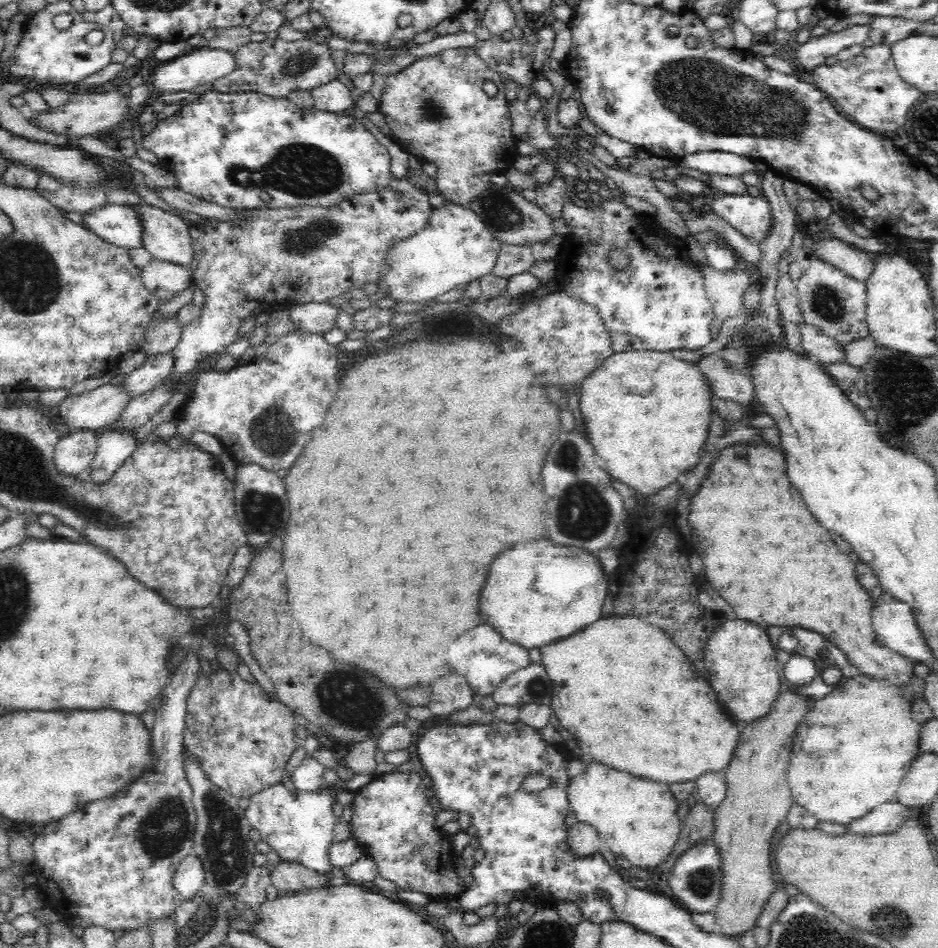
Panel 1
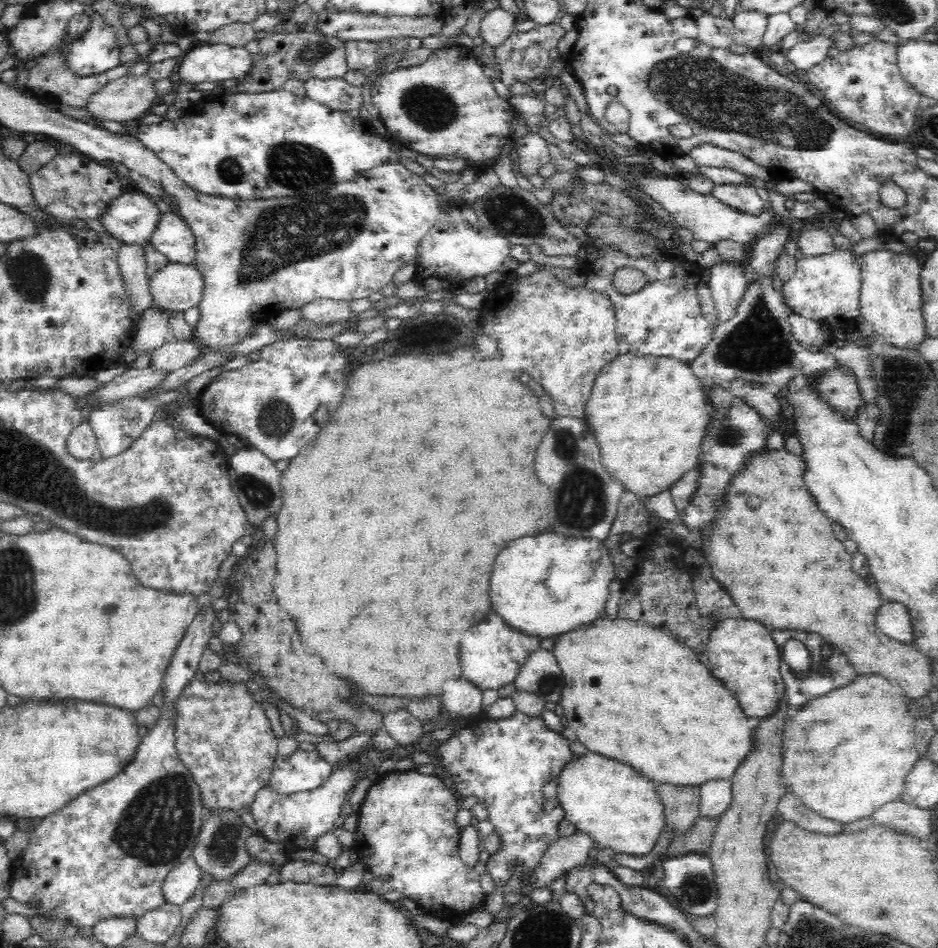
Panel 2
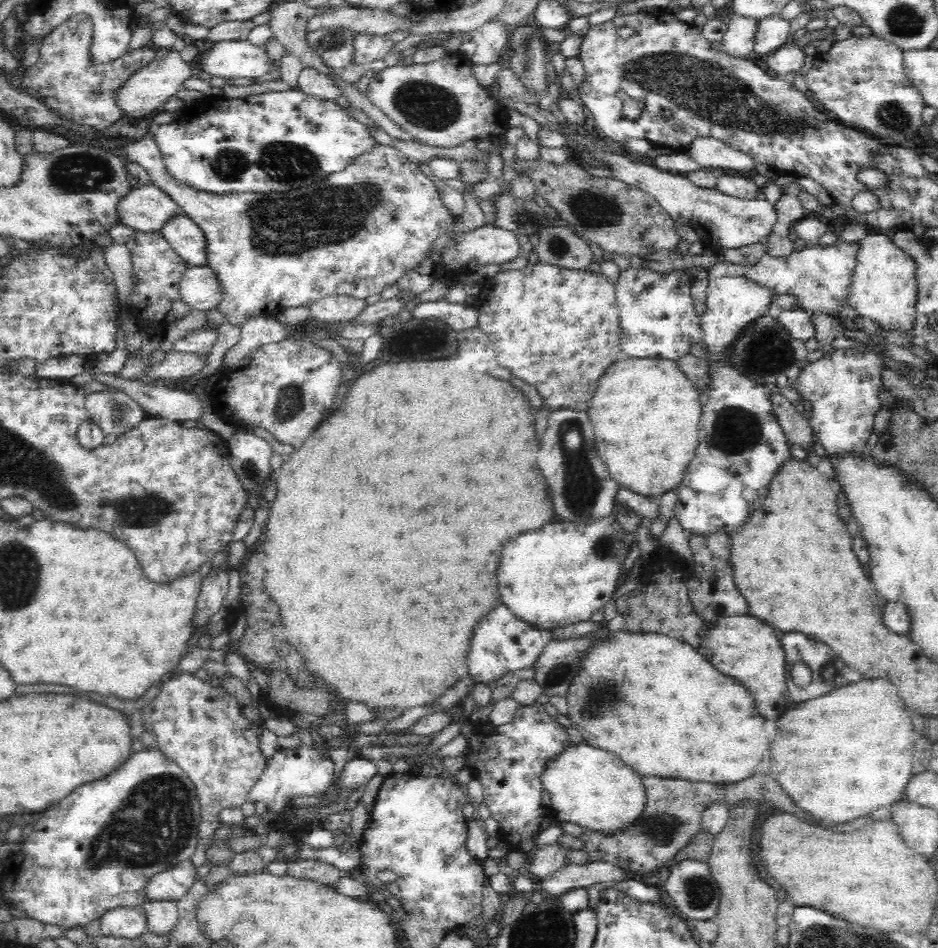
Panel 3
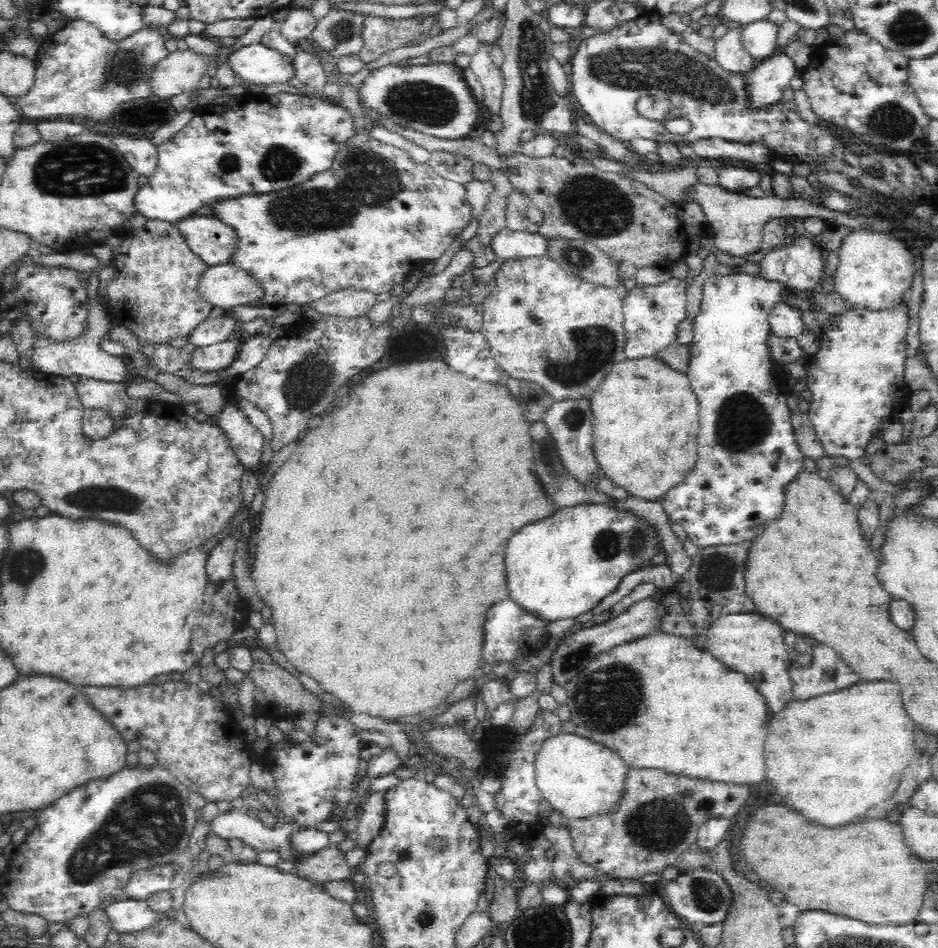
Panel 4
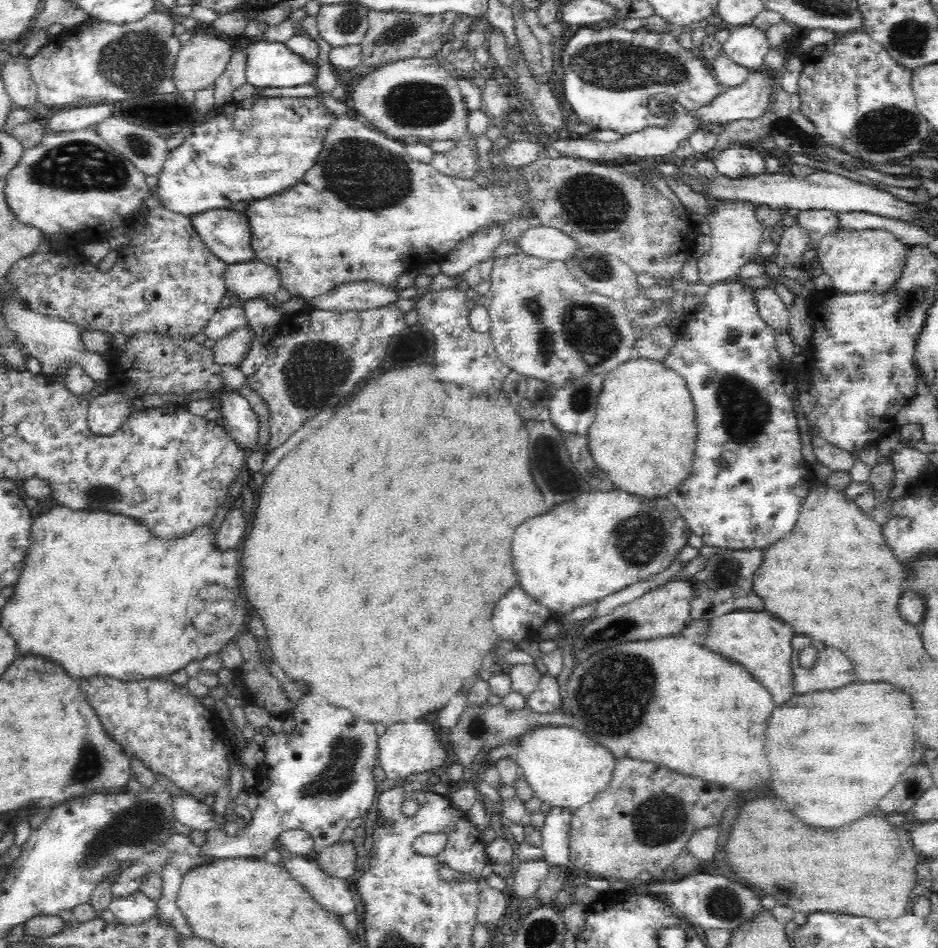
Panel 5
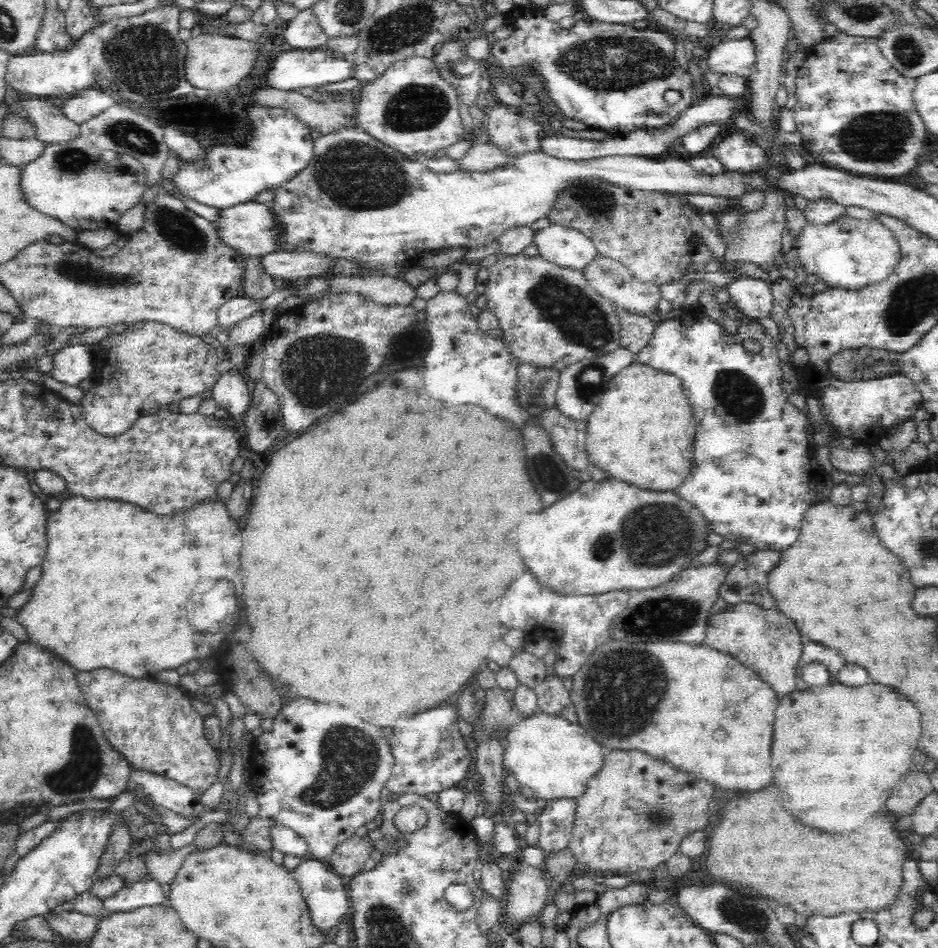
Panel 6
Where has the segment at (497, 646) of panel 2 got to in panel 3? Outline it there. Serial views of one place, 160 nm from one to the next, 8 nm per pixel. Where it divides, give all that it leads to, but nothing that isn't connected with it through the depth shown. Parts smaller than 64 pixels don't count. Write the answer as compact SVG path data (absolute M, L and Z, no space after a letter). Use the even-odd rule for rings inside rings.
M496 606L474 630L470 646L470 678L476 683L496 681L507 673L522 668L533 667L542 650L554 638L549 630L536 628L534 625L518 618L508 606Z

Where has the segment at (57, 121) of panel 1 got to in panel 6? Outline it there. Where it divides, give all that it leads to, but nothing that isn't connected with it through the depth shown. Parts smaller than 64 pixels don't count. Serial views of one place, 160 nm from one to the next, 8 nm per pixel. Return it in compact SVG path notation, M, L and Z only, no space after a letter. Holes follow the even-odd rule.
M200 34L186 41L185 74L192 86L205 88L209 92L226 92L240 84L248 75L260 56L260 46L255 41L222 35Z

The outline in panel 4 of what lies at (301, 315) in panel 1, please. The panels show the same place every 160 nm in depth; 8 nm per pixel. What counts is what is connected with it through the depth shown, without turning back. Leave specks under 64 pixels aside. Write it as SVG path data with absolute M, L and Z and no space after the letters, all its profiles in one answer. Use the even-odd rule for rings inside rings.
M352 287L332 292L310 304L308 313L315 315L340 315L352 318L365 315L377 304L376 294Z

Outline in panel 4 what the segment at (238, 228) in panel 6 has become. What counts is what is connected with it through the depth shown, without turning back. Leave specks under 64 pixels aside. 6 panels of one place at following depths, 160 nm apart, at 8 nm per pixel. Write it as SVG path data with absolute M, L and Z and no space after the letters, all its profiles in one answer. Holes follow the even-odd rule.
M198 213L177 221L178 229L194 253L210 266L227 264L238 248L238 233L232 225L214 214Z

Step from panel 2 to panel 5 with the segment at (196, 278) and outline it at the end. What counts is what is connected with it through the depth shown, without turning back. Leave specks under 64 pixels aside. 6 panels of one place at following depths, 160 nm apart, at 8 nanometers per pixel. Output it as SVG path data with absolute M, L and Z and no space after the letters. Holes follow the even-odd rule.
M255 259L230 265L227 284L227 290L232 291L241 301L254 296L272 297L283 284L283 276L278 267Z

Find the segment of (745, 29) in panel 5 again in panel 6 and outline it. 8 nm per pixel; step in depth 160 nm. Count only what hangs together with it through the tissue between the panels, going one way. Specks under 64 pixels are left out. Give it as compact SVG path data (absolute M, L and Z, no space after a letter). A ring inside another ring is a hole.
M748 36L724 40L709 47L700 62L705 74L740 76L747 80L755 65L754 45Z

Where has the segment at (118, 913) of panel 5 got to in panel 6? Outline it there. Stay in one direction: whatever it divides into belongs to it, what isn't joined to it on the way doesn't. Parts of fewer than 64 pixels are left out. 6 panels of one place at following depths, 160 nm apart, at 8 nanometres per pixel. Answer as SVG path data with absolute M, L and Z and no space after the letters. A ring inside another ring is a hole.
M148 871L146 880L124 883L116 894L103 900L103 906L110 912L117 913L143 906L164 905L168 903L167 890Z

